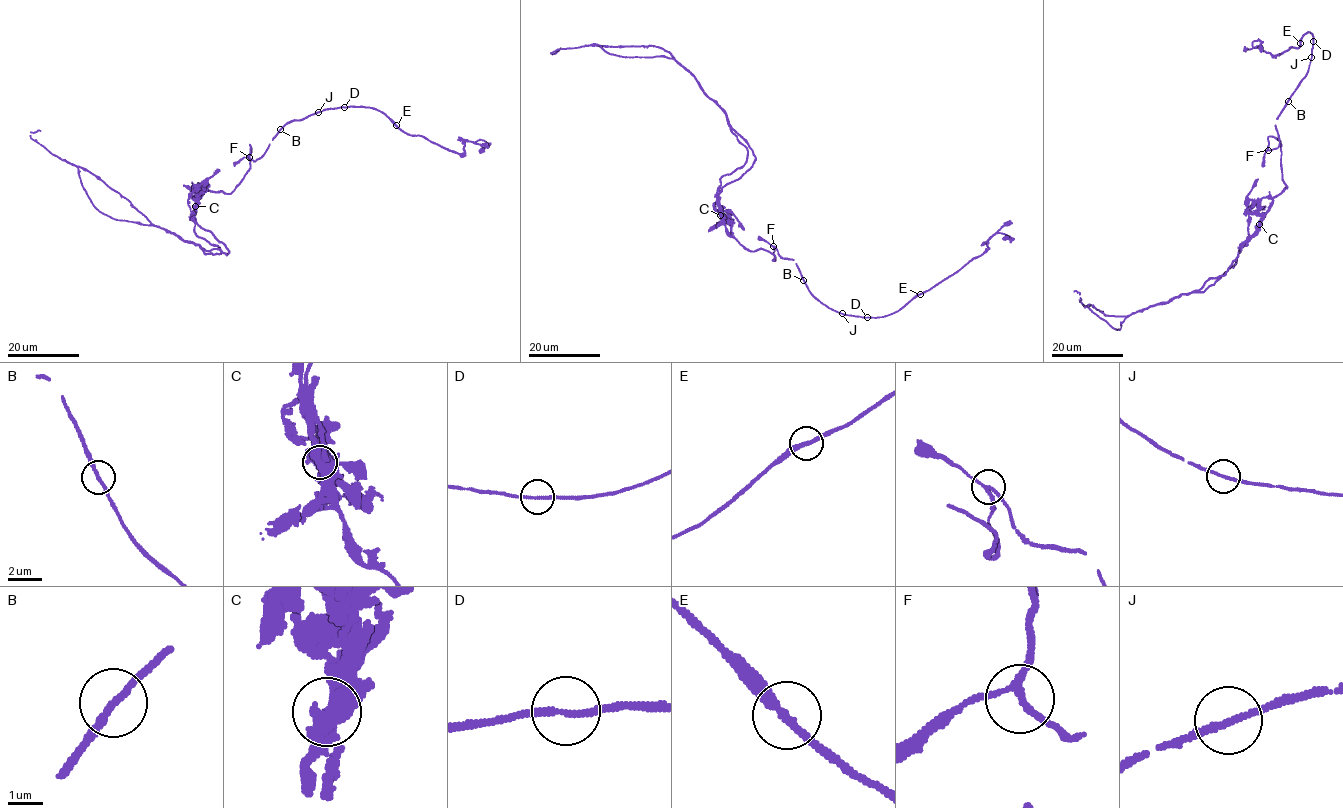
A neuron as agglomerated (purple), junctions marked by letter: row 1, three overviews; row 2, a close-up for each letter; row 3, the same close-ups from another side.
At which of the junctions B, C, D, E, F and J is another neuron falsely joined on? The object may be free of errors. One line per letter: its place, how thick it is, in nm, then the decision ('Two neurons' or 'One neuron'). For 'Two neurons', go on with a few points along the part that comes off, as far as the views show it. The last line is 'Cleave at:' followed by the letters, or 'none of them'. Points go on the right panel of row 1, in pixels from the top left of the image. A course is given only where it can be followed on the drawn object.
B: Place: (1288, 101). Thickness 190 nm. One neuron
C: Place: (1259, 224). Thickness 500 nm. Two neurons. Course of the part to remove: (1259, 224), (1240, 249), (1236, 263), (1202, 292), (1184, 294), (1141, 310), (1125, 318), (1121, 329), (1083, 306)
D: Place: (1313, 41). Thickness 170 nm. One neuron
E: Place: (1300, 43). Thickness 240 nm. One neuron
F: Place: (1268, 150). Thickness 170 nm. One neuron
J: Place: (1311, 57). Thickness 180 nm. One neuron
Cleave at: C

